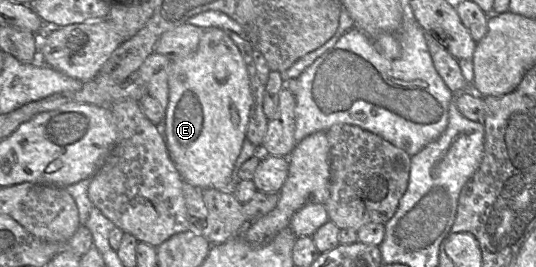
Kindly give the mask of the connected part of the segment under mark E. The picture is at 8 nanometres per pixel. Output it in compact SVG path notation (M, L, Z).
M221 28L203 30L197 50L186 58L171 60L168 76L169 100L163 132L169 156L183 181L200 190L228 190L235 181L234 167L247 135L252 94L244 59L232 39Z

